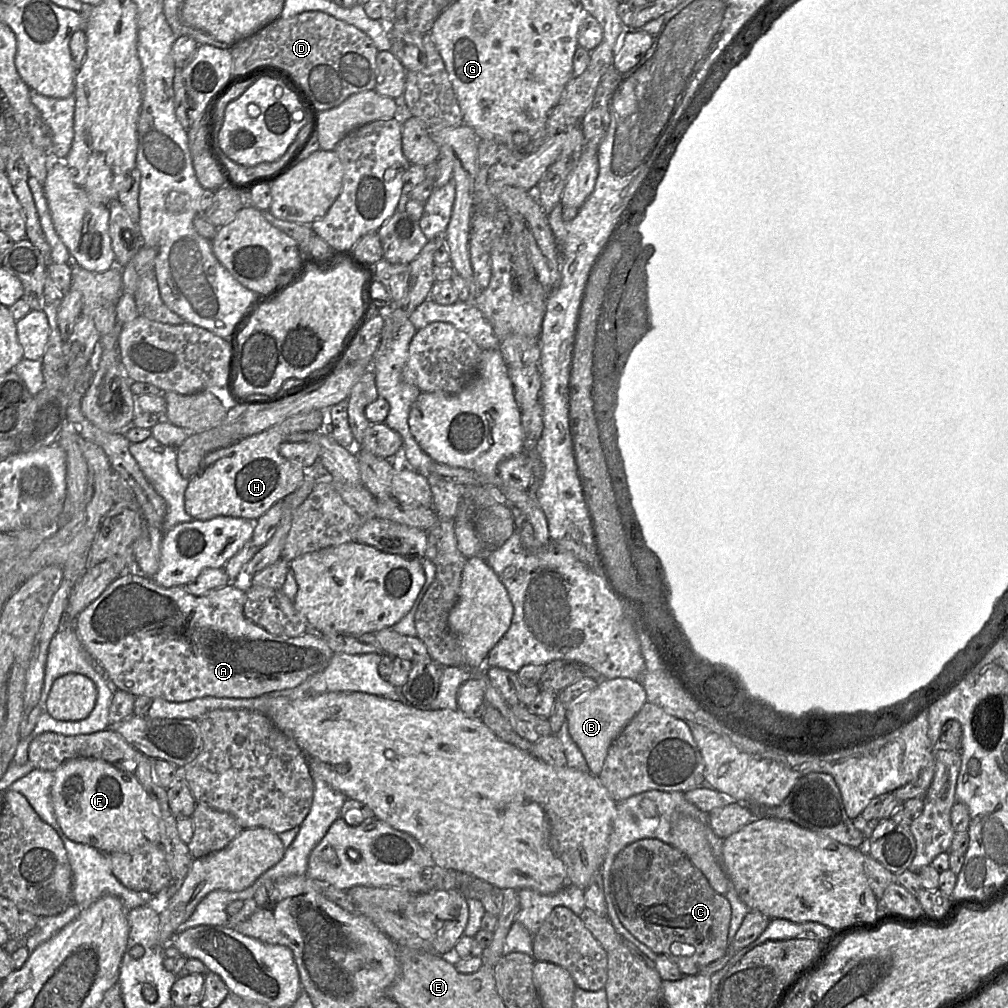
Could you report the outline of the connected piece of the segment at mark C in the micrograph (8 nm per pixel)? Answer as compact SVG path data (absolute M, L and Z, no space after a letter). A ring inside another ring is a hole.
M645 838L637 840L623 848L615 857L610 874L610 896L618 918L623 926L640 942L649 947L657 955L665 955L679 968L683 976L697 975L708 964L720 959L728 951L728 931L731 921L731 906L724 895L717 893L705 876L692 864L680 850L659 839Z

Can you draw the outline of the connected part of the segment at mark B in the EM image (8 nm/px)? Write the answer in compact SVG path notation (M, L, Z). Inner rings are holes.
M613 678L602 679L594 689L567 708L569 734L582 752L591 774L600 774L609 747L646 701L645 689L639 681Z

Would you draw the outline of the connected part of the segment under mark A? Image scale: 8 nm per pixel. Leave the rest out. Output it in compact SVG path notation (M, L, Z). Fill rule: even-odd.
M131 572L121 575L112 582L97 599L75 618L71 626L76 630L78 638L88 655L105 674L112 687L115 690L122 690L136 697L163 698L171 702L185 702L202 697L256 698L273 691L297 687L310 676L324 670L329 664L334 652L326 644L322 636L312 631L307 631L300 636L292 638L276 636L270 634L245 616L245 590L248 584L249 580L247 578L241 578L240 582L238 580L237 582L230 582L226 586L217 588L202 596L194 596L184 586L165 588L157 585L152 578L138 572Z

